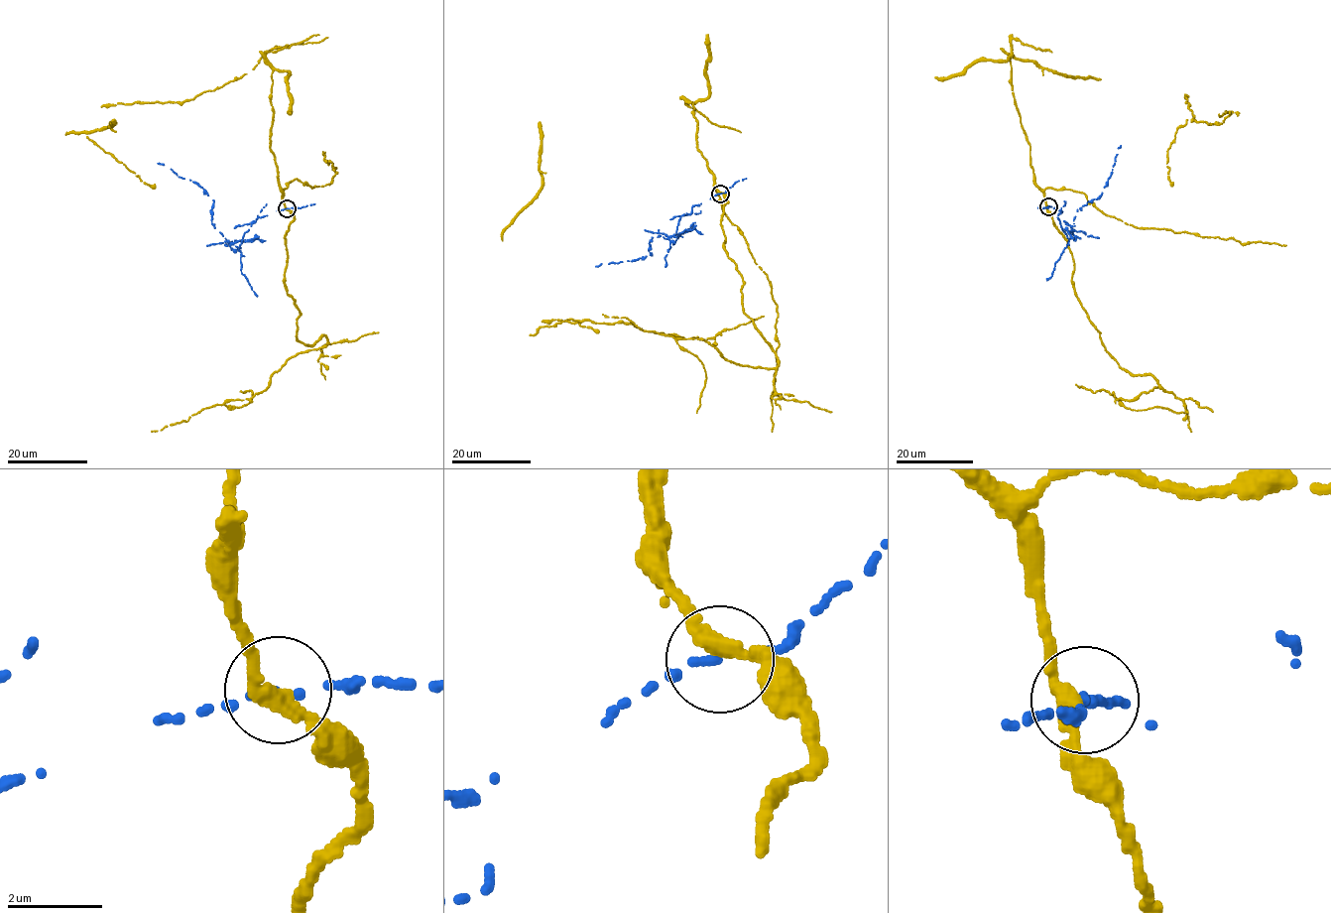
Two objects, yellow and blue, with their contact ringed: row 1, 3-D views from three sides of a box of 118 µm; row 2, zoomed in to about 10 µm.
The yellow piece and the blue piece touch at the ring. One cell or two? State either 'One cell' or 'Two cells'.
Two cells

